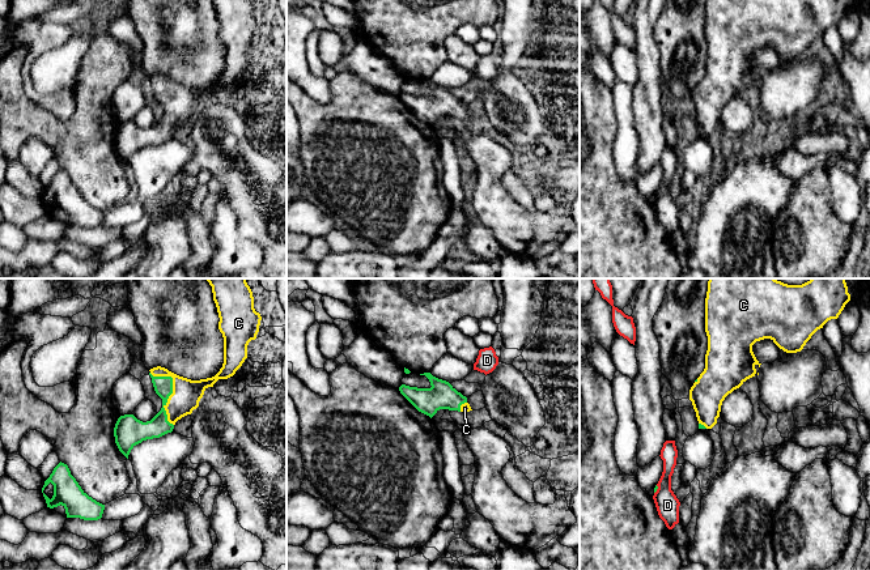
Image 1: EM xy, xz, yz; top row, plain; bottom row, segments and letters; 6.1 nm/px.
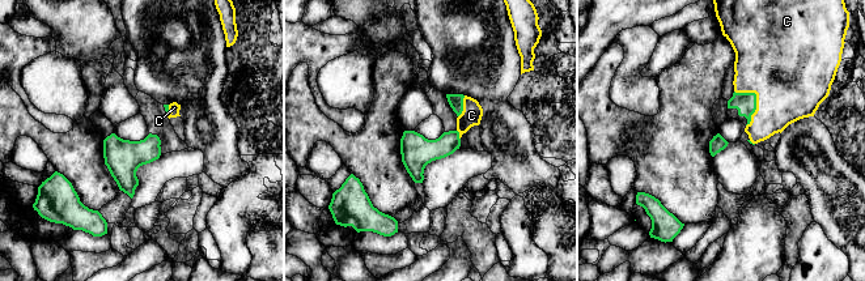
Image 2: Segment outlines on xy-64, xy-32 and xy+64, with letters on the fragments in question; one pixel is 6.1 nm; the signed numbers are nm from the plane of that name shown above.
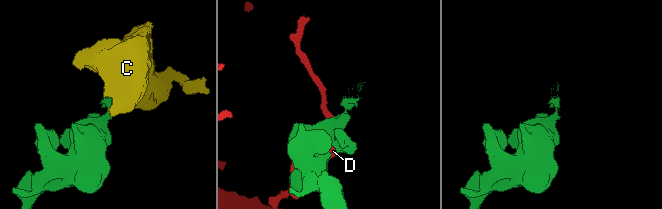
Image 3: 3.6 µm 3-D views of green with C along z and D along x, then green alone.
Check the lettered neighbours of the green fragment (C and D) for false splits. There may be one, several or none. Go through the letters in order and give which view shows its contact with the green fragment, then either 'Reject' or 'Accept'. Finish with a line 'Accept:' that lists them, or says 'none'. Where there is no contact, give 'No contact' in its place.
C: Touches green in xy. Accept
D: Touches green in yz. Reject
Accept: C

